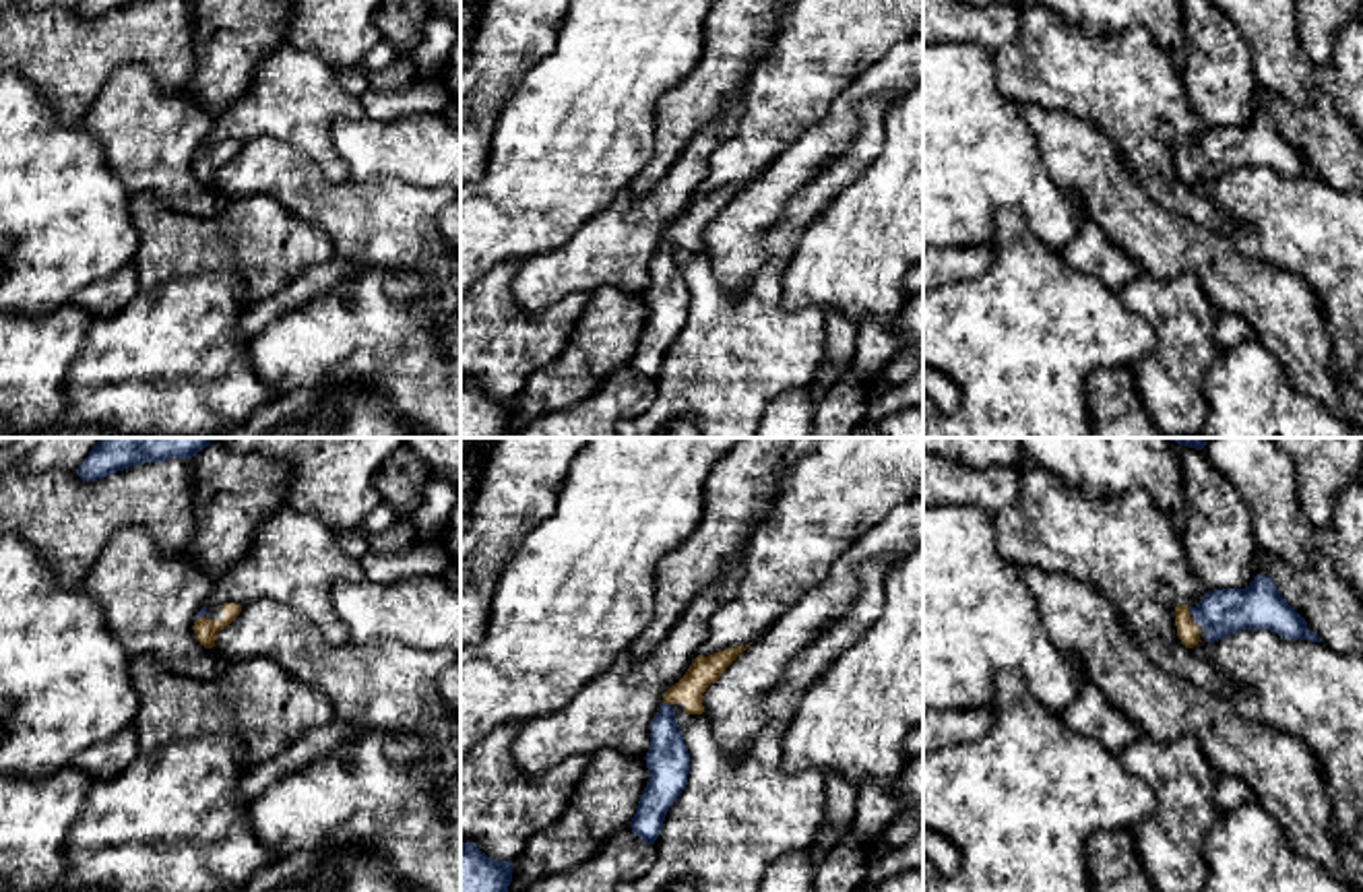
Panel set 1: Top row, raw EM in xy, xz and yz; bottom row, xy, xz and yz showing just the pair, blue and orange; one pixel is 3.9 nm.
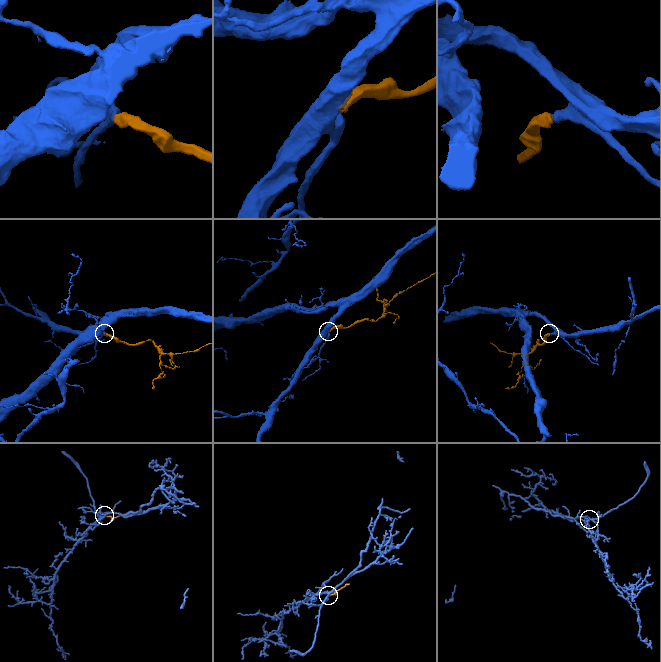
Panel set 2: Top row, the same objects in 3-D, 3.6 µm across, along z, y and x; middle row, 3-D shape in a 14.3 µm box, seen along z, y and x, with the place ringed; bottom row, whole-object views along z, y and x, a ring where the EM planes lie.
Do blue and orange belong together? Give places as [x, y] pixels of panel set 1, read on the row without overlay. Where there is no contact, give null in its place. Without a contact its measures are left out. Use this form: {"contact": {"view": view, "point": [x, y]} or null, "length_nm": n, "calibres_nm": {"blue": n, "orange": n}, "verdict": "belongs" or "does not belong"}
{"contact": {"view": "xz", "point": [666, 242]}, "length_nm": 30, "calibres_nm": {"blue": 170, "orange": 110}, "verdict": "belongs"}

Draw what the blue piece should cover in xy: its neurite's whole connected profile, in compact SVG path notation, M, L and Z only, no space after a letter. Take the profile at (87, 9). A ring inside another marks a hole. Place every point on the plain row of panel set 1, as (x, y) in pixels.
M83 0L76 6L76 12L83 19L97 19L97 17L103 17L112 10L124 8L124 6L134 4L134 2L145 2L145 0Z

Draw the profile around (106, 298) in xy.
M126 264L120 273L76 291L68 304L89 312L93 318L107 318L122 312L138 291L136 266Z

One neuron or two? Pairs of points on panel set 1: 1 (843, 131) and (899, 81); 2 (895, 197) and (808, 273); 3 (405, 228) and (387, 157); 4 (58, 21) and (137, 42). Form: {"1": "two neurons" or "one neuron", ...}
{"1": "one neuron", "2": "one neuron", "3": "two neurons", "4": "one neuron"}

